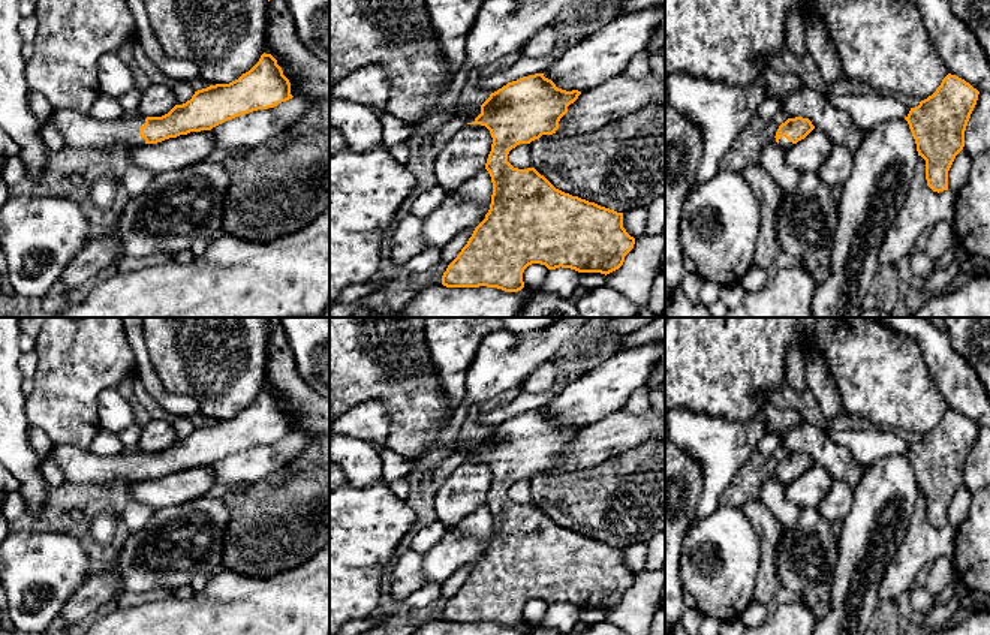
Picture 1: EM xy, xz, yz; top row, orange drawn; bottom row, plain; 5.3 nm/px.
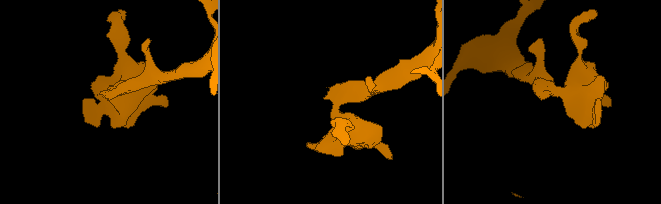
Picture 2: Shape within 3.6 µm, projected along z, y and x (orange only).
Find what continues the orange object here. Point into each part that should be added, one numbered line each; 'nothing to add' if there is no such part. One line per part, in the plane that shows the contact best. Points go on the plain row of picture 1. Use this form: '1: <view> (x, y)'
1: xy (80, 466)

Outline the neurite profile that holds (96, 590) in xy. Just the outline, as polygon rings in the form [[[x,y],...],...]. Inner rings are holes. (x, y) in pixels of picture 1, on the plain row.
[[[117,557],[102,575],[87,577],[82,586],[63,605],[60,617],[67,625],[76,625],[123,593]]]

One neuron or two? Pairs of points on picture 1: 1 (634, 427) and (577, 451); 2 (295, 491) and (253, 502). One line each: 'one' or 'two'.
1: one
2: one

